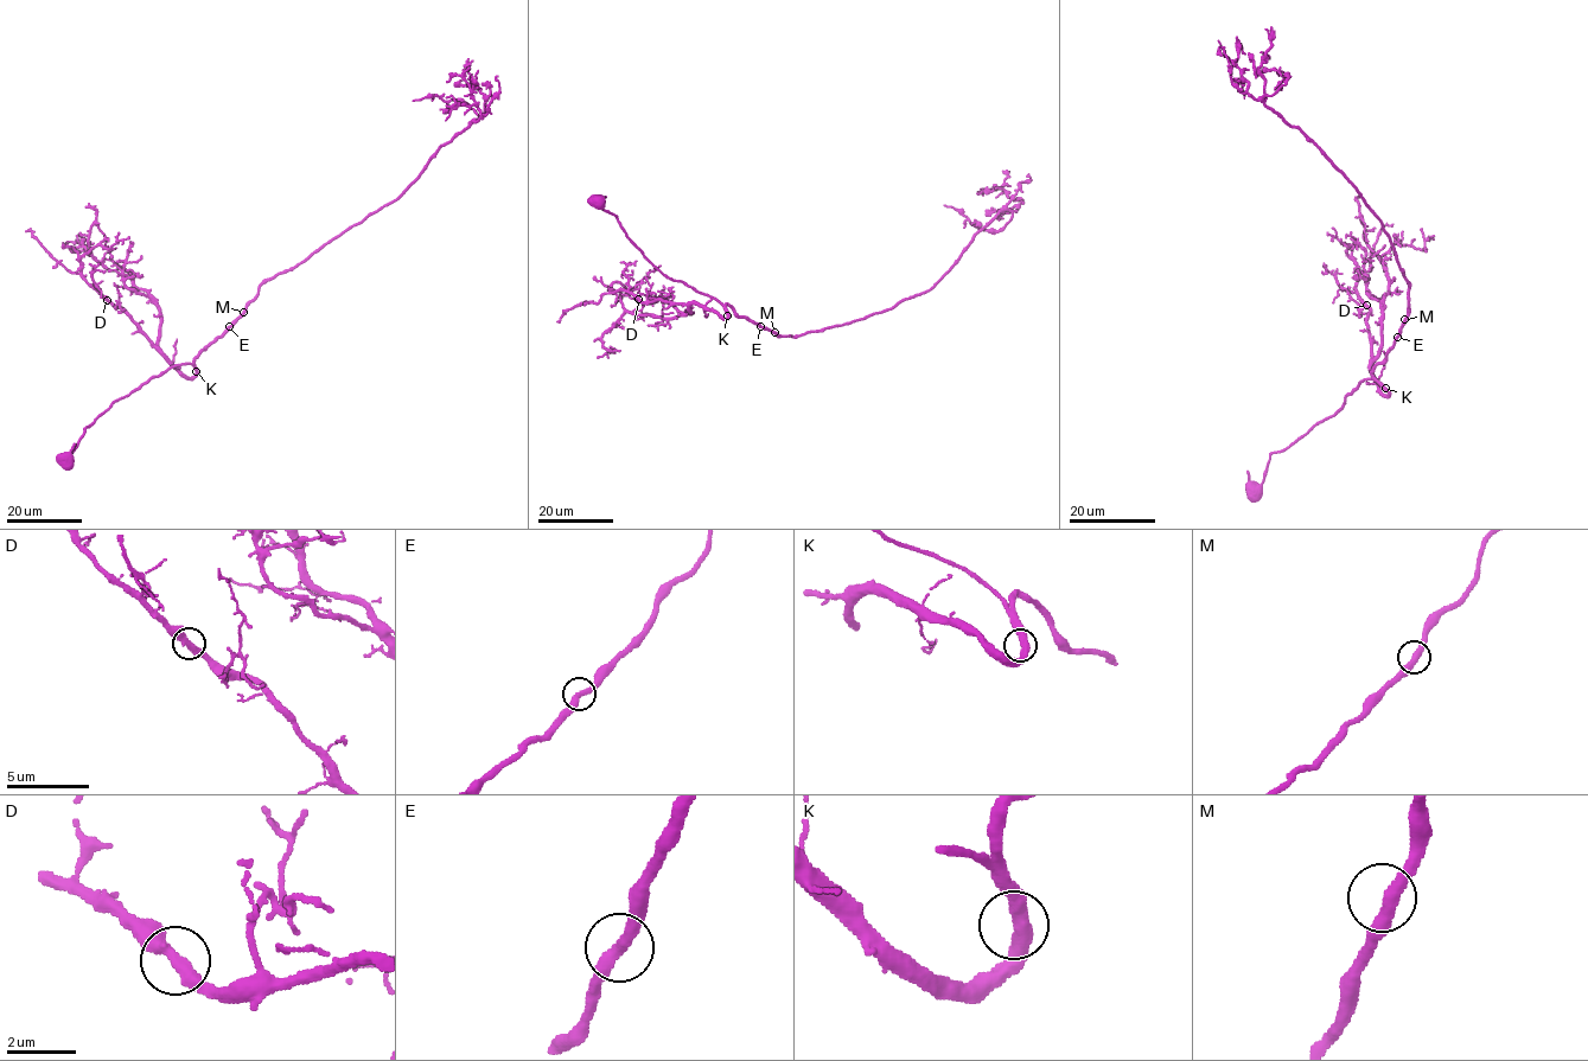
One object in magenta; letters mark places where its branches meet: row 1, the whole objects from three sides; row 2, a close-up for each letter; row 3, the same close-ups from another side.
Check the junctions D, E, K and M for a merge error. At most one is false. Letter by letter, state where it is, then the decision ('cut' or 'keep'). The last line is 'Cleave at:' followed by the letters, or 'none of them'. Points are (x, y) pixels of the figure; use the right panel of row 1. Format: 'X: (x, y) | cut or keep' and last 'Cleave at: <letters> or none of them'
D: (1366, 305) | keep
E: (1397, 337) | keep
K: (1385, 388) | keep
M: (1404, 319) | keep
Cleave at: none of them

